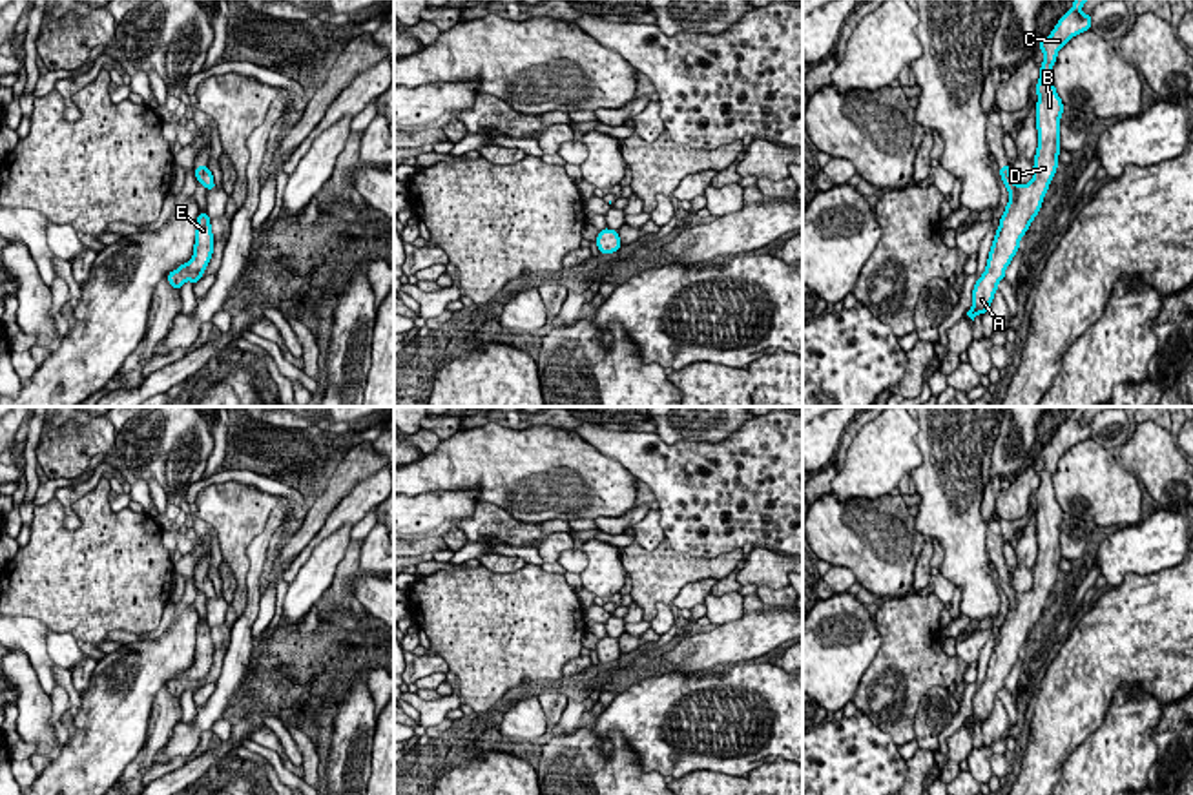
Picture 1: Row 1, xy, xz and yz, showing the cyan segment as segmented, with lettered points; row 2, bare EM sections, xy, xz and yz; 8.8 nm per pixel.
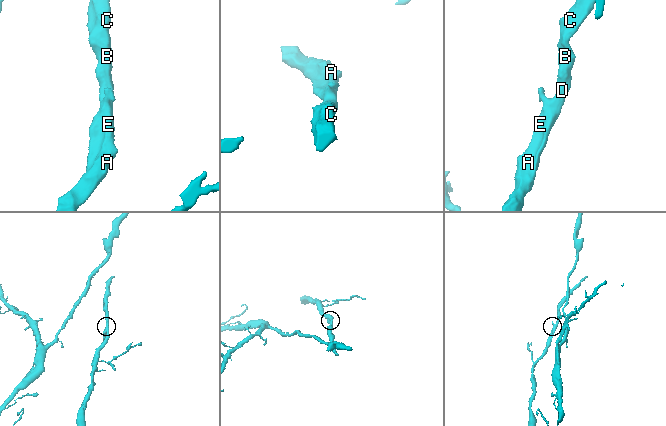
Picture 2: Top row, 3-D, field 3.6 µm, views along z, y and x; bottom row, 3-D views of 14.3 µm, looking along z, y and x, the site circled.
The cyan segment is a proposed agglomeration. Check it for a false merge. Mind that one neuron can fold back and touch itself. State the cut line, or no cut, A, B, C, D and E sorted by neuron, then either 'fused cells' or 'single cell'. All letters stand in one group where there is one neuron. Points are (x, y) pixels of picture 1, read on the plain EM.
cut none; groups A B C D E; single cell

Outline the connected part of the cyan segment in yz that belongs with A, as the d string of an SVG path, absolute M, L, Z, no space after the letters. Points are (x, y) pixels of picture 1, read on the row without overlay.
M1074 407L1073 416L1058 428L1051 443L1038 452L1043 459L1043 470L1036 490L1038 511L1034 516L1038 556L1034 563L1032 589L1027 593L1016 593L1011 583L1011 574L1005 573L1000 576L1000 585L1009 598L1009 611L1000 627L985 680L972 697L972 717L965 720L972 729L978 722L983 724L991 717L998 693L1005 687L1005 676L1020 658L1020 647L1038 624L1049 593L1056 582L1060 571L1058 563L1062 558L1060 527L1065 518L1054 496L1053 474L1058 459L1073 445L1091 438L1091 421L1082 421L1087 408L1089 407Z

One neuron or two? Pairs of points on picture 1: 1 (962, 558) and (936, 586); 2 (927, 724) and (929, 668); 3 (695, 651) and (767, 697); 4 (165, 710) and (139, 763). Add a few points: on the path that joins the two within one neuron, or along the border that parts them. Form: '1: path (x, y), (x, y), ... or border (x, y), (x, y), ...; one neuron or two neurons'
1: border (940, 573), (954, 586); two neurons
2: border (945, 686), (934, 686), (923, 695), (914, 732); two neurons
3: border (736, 662), (703, 673), (683, 675); two neurons
4: path (161, 722), (150, 750); one neuron

